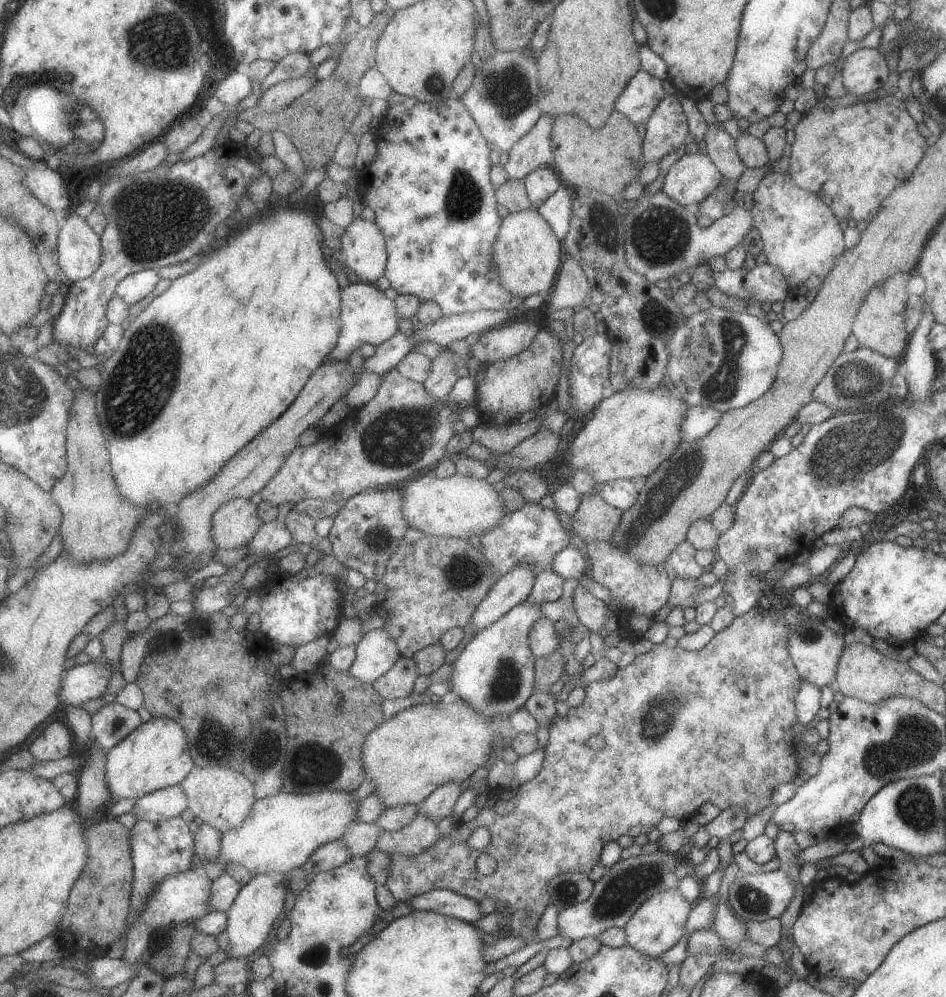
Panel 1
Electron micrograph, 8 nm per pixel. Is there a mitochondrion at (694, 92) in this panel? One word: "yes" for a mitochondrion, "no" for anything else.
no

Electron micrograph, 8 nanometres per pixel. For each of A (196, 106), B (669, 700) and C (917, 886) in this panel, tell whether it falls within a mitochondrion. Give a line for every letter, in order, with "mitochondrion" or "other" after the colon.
A: other
B: mitochondrion
C: other

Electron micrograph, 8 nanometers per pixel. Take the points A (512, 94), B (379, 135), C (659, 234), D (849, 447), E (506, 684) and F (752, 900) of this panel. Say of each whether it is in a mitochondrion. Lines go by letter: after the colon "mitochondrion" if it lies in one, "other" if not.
A: mitochondrion
B: other
C: mitochondrion
D: mitochondrion
E: mitochondrion
F: mitochondrion

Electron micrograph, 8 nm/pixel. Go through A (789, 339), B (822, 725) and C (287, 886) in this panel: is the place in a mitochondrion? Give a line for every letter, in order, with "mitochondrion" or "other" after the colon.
A: other
B: other
C: other

